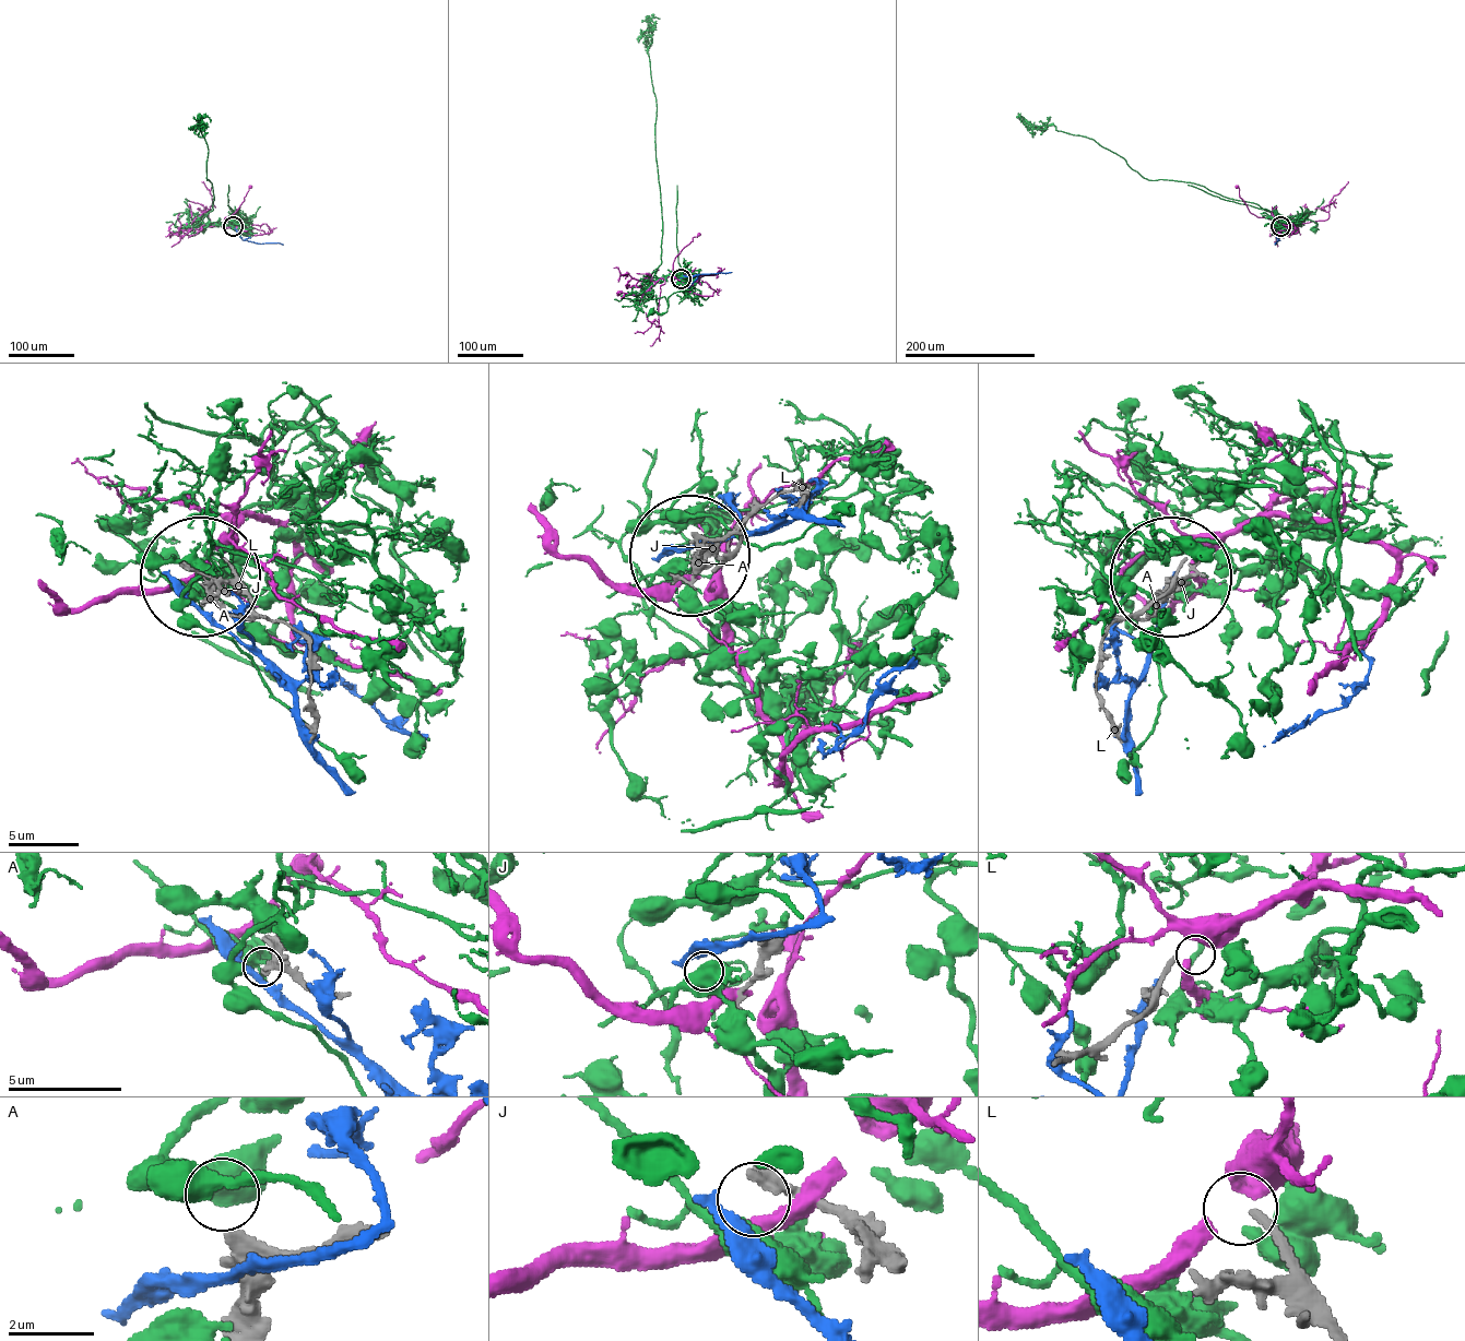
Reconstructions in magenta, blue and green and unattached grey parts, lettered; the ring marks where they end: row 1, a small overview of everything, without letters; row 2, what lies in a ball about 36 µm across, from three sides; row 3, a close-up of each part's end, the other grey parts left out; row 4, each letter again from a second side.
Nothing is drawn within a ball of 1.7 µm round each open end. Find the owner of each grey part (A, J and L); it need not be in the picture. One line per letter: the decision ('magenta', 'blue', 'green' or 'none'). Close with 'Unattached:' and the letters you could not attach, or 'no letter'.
A: none
J: blue
L: none
Unattached: A, L

